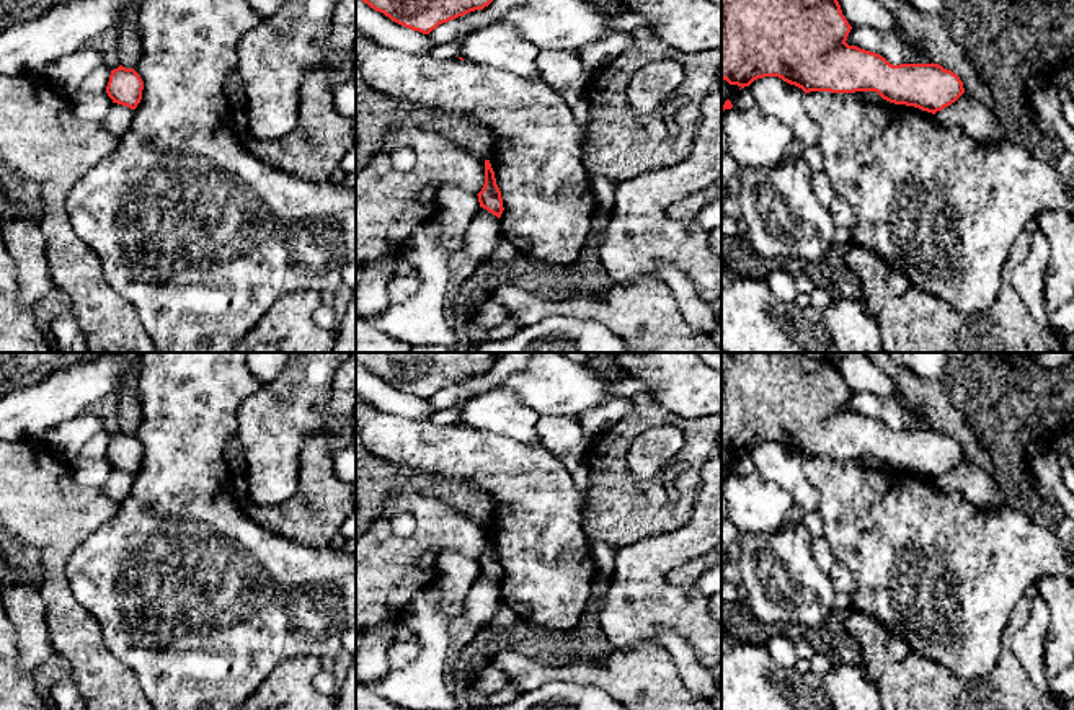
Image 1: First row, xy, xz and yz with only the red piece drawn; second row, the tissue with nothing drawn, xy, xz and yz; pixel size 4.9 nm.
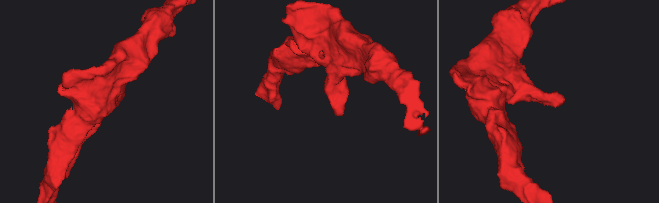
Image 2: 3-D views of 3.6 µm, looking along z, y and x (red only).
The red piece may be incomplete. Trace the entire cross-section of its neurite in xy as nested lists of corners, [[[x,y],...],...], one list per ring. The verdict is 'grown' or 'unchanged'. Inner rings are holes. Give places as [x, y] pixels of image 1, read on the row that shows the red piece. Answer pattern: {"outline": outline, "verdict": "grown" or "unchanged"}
{"outline": [[[119,65],[111,70],[106,93],[113,103],[135,109],[142,100],[142,90],[144,82],[134,69]]], "verdict": "unchanged"}

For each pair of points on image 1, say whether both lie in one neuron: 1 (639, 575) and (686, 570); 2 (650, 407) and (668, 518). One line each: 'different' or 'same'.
1: different
2: same

